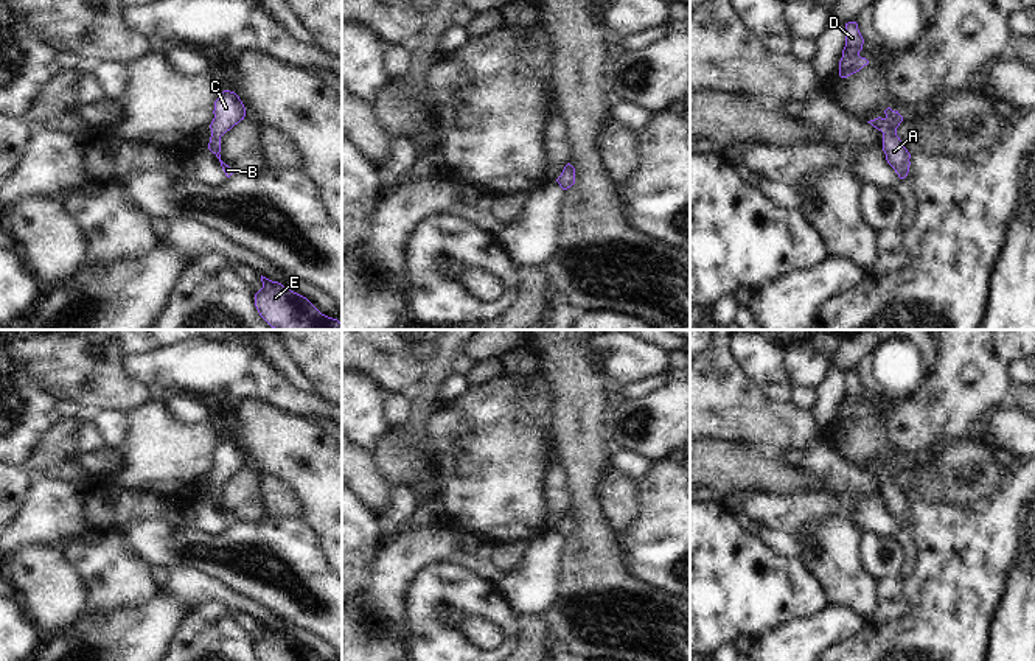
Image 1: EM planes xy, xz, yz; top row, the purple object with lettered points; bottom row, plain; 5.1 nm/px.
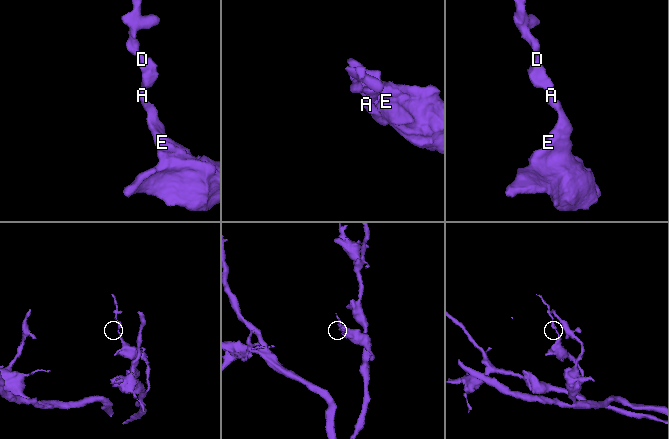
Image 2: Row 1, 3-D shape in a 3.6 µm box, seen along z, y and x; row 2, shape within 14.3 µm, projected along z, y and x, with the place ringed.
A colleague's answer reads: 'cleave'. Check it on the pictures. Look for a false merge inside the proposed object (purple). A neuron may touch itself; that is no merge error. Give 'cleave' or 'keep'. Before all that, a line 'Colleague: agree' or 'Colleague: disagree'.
Colleague: disagree
keep

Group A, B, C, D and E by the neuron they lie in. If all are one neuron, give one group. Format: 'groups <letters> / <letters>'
groups A B C D E

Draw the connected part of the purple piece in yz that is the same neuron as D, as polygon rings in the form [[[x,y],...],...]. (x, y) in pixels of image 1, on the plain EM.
[[[856,370],[845,372],[845,395],[842,398],[842,406],[839,409],[841,426],[847,426],[869,412],[866,406],[859,404],[862,392],[864,387],[858,378],[858,372]]]

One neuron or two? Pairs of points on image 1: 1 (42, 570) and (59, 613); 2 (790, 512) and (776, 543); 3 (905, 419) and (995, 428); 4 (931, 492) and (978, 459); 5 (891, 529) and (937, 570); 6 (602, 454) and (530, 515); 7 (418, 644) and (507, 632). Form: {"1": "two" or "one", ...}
{"1": "one", "2": "two", "3": "two", "4": "one", "5": "two", "6": "two", "7": "one"}

